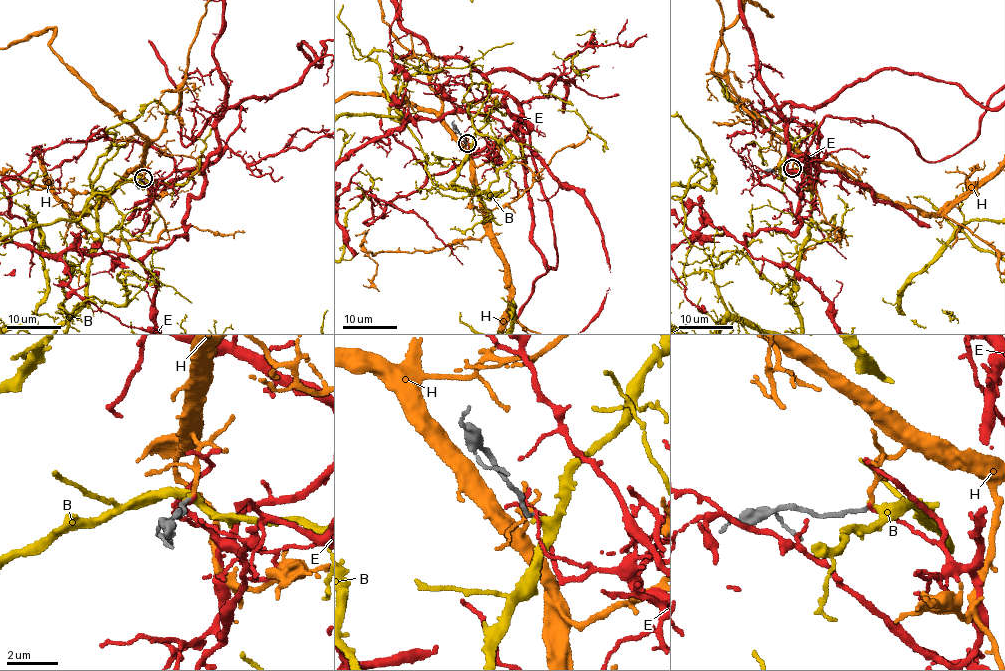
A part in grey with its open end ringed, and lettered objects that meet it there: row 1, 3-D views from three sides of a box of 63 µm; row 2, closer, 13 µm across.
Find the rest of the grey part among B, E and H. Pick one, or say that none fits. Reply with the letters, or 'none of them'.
H

